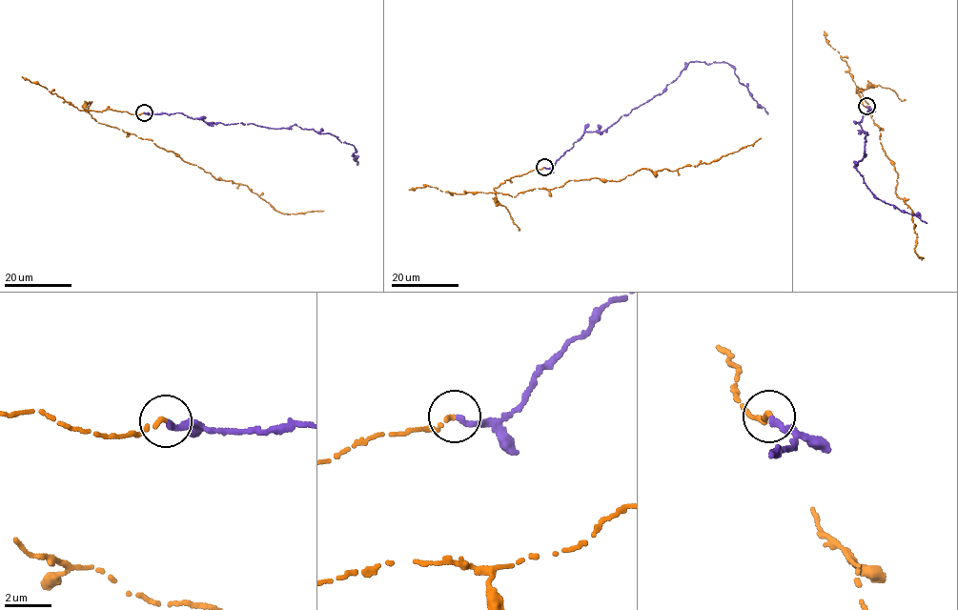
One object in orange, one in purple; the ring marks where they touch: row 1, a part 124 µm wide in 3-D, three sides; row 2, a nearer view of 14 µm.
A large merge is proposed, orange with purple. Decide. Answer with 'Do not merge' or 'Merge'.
Merge

